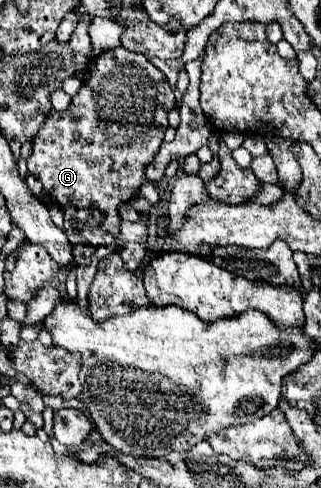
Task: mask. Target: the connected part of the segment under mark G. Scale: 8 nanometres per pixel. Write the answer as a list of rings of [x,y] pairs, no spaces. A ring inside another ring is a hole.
[[[118,46],[92,60],[86,80],[80,92],[72,98],[68,110],[48,112],[44,128],[32,142],[34,150],[28,158],[28,170],[42,182],[46,194],[62,208],[64,232],[72,240],[78,266],[86,266],[90,262],[90,256],[96,246],[110,244],[118,238],[118,206],[122,202],[128,202],[146,182],[144,168],[146,164],[150,164],[152,156],[156,156],[164,140],[164,132],[168,128],[166,114],[172,108],[174,96],[170,84],[166,82],[166,76],[156,66],[152,66],[146,56],[140,58],[140,54],[132,54],[130,50]]]

